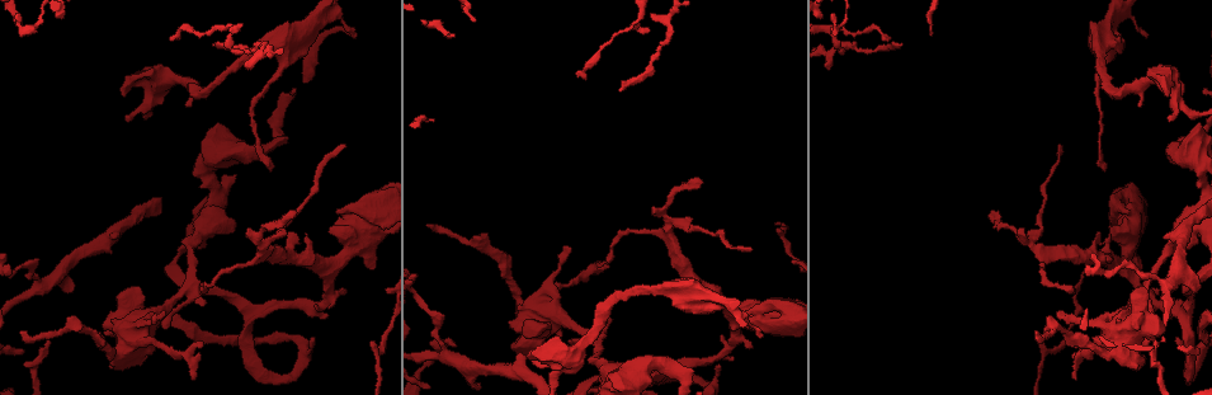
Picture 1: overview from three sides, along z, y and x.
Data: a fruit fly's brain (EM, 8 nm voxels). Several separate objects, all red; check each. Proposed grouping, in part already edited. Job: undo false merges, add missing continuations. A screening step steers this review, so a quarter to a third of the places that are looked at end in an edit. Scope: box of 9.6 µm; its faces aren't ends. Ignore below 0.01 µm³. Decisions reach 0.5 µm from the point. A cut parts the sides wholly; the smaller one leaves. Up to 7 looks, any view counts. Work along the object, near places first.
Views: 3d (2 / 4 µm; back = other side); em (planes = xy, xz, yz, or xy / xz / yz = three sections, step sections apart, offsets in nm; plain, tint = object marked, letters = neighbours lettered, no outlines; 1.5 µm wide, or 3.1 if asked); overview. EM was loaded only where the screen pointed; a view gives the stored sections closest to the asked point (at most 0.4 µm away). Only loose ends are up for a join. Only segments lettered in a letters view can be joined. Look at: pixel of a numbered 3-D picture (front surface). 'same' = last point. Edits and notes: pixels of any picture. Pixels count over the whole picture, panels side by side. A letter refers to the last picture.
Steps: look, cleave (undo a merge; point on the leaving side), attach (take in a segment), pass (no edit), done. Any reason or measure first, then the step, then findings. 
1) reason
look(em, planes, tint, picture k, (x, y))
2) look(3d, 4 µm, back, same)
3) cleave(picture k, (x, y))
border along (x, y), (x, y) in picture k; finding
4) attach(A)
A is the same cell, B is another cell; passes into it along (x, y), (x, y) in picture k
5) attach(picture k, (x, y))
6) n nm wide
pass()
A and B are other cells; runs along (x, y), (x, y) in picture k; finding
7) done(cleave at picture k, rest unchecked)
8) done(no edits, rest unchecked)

tapers out
look(3d, 2 µm, back, picture 1, (200, 344))

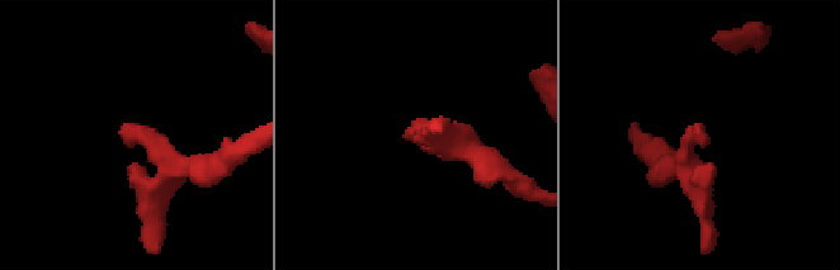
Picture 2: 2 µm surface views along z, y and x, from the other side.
look(em, yz, step 8, letters, picture 2, (699, 132))

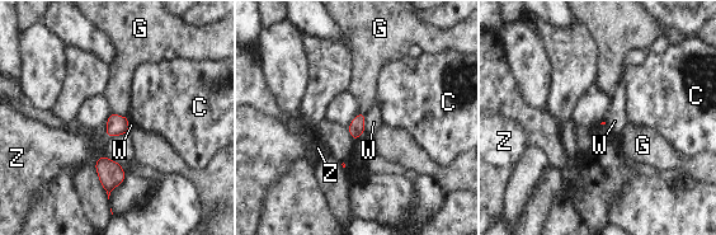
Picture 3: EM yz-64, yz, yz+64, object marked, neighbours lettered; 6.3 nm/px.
W touches over 120 nm
pass()
C, G, W and Z are other cells; border along (366, 114), (363, 132) in picture 3; no lettered segment goes on from it

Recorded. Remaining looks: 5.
thin end
look(em, planes, letters, picture 1, (992, 213))

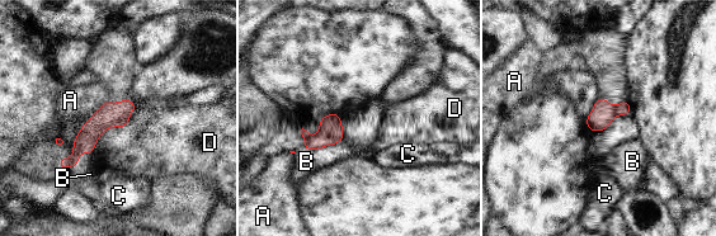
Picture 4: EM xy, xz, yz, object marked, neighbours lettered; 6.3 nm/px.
140 nm wide
pass()
A, B, C and D are other cells; runs along (130, 103), (109, 114), (62, 163) in picture 4; no lettered segment goes on from it

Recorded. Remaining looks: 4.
free end
look(3d, 4 µm, picture 1, (345, 146))

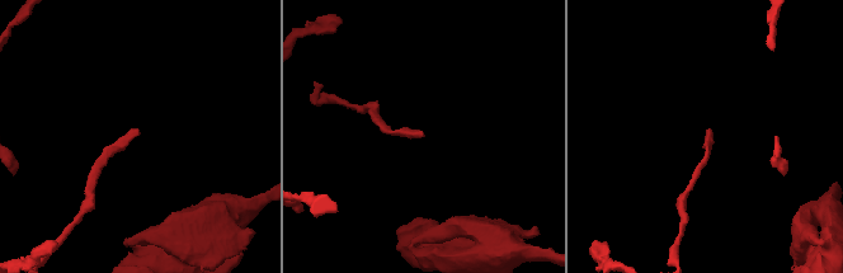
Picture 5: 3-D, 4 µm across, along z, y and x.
look(em, planes, letters, picture 5, (713, 132))

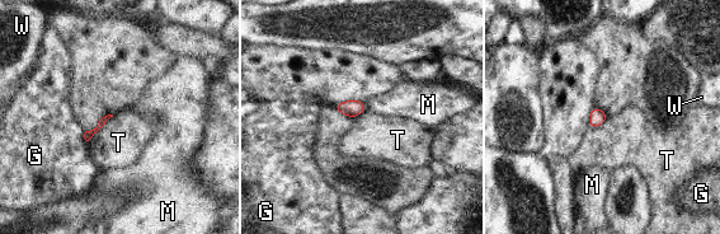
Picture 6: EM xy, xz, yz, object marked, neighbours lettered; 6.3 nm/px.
T touches over 260 nm
pass()
G, M, T and W are other cells; none of them fits

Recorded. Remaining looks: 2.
done(no edits, rest unchecked)

